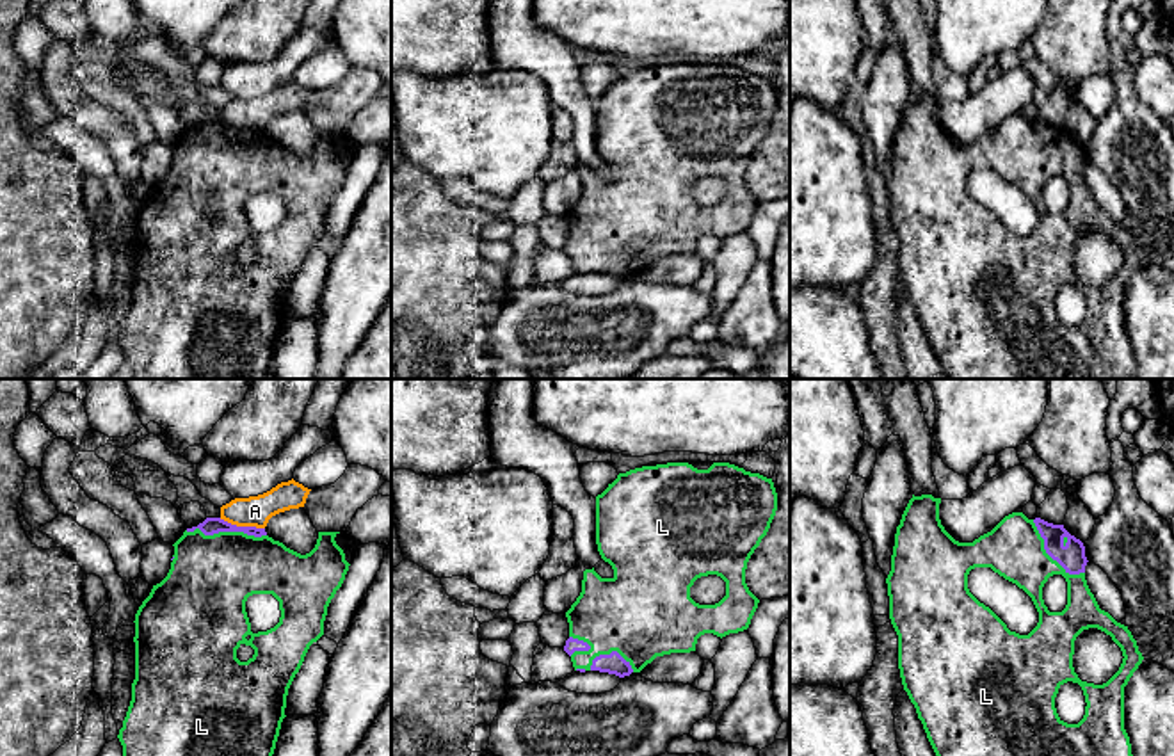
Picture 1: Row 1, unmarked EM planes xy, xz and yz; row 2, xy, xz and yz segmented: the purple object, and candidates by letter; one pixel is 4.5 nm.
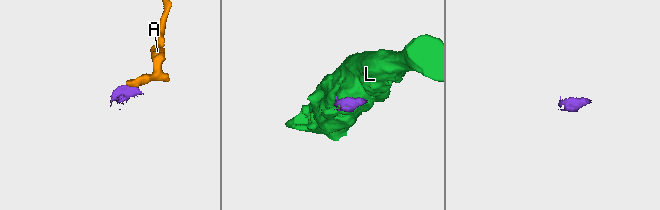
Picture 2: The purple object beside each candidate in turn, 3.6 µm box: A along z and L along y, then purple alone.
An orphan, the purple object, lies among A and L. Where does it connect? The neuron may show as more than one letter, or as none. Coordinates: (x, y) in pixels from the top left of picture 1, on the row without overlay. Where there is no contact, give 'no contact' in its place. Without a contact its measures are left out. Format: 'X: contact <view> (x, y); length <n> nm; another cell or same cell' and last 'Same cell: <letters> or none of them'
A: contact xy (242, 128); length 220 nm; another cell
L: contact xy (226, 132); length 360 nm; same cell
Same cell: L

